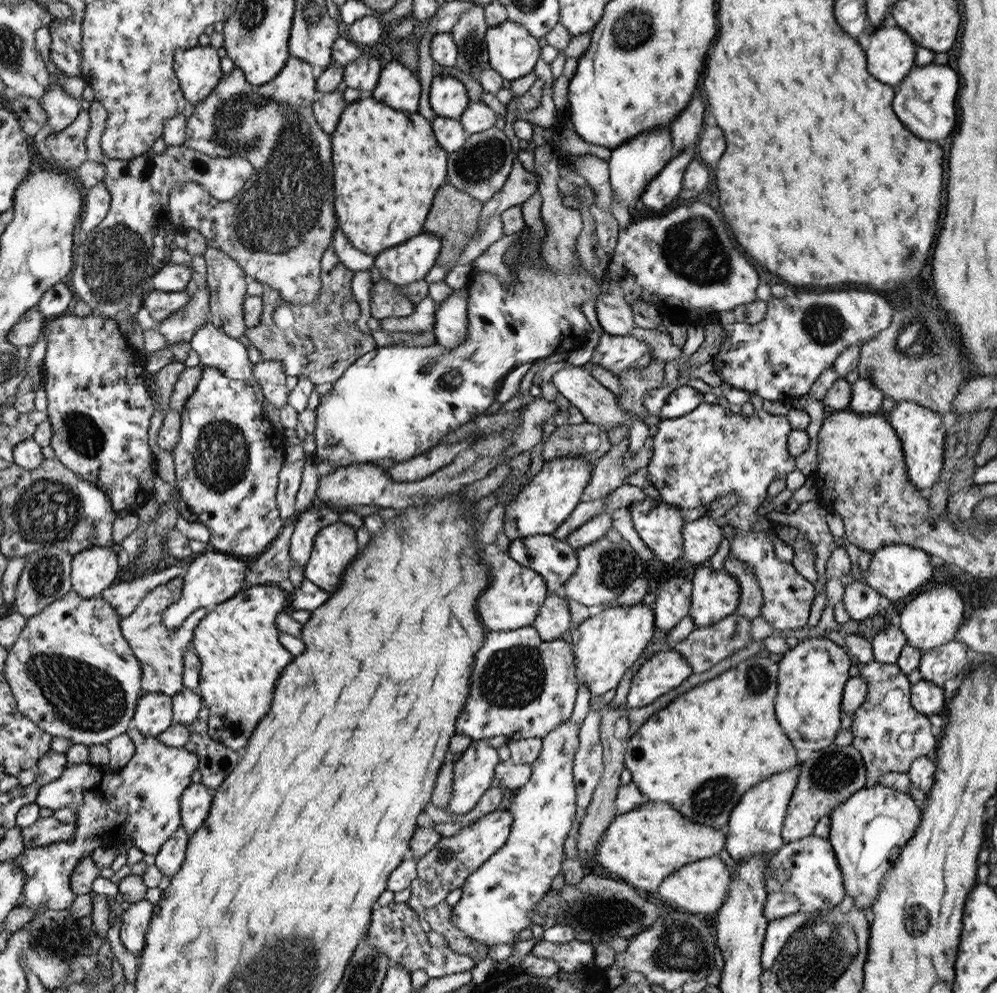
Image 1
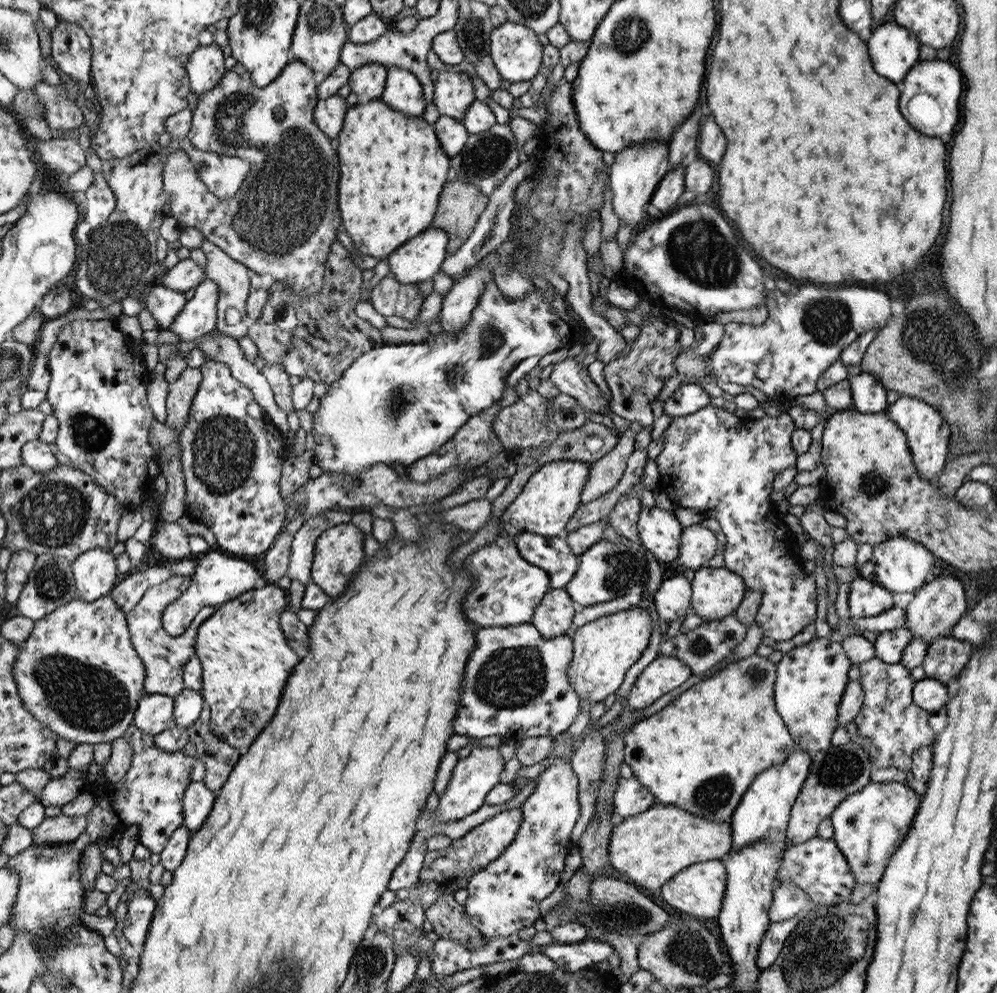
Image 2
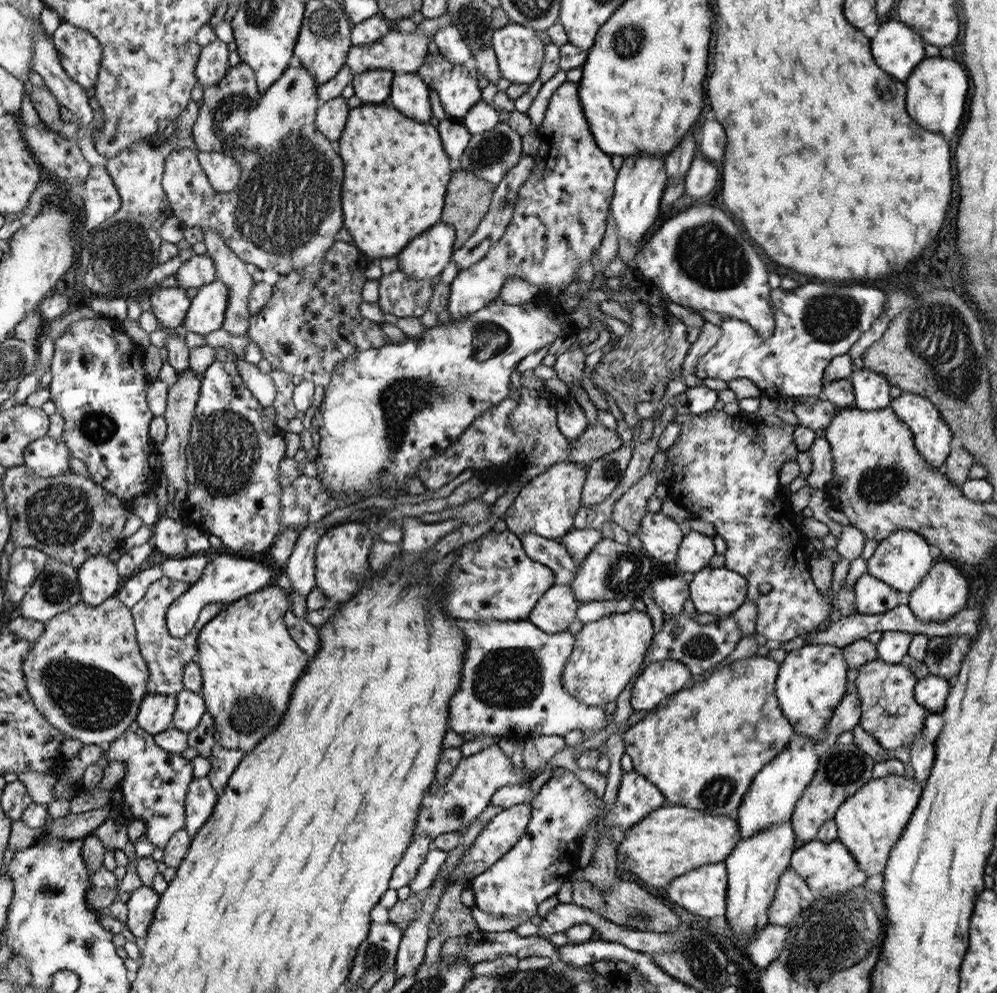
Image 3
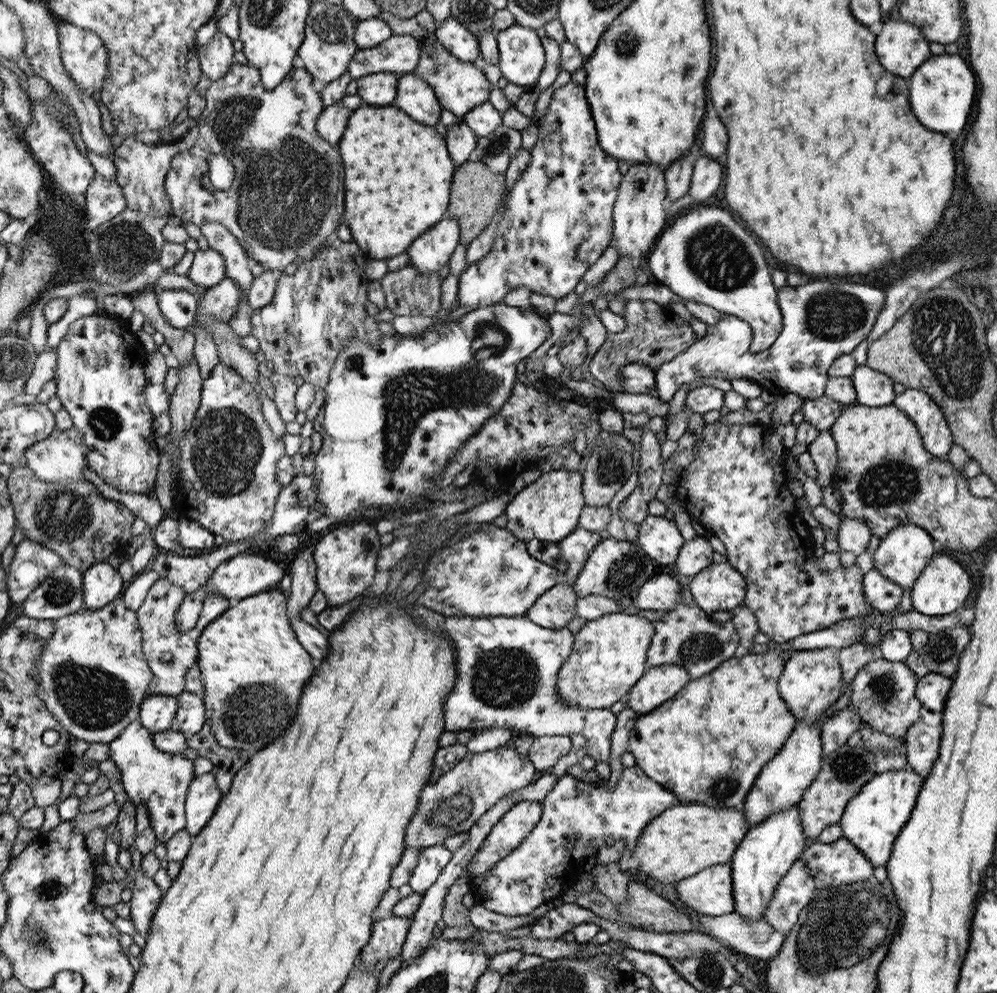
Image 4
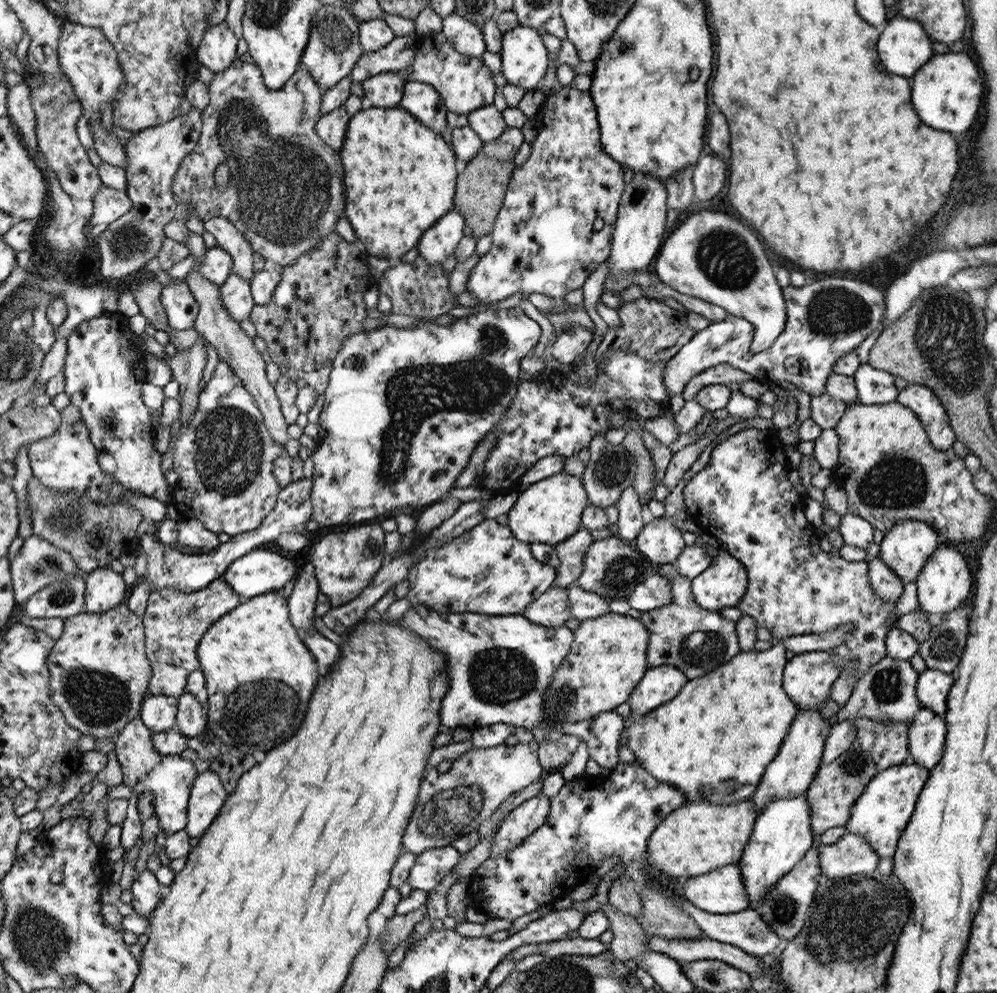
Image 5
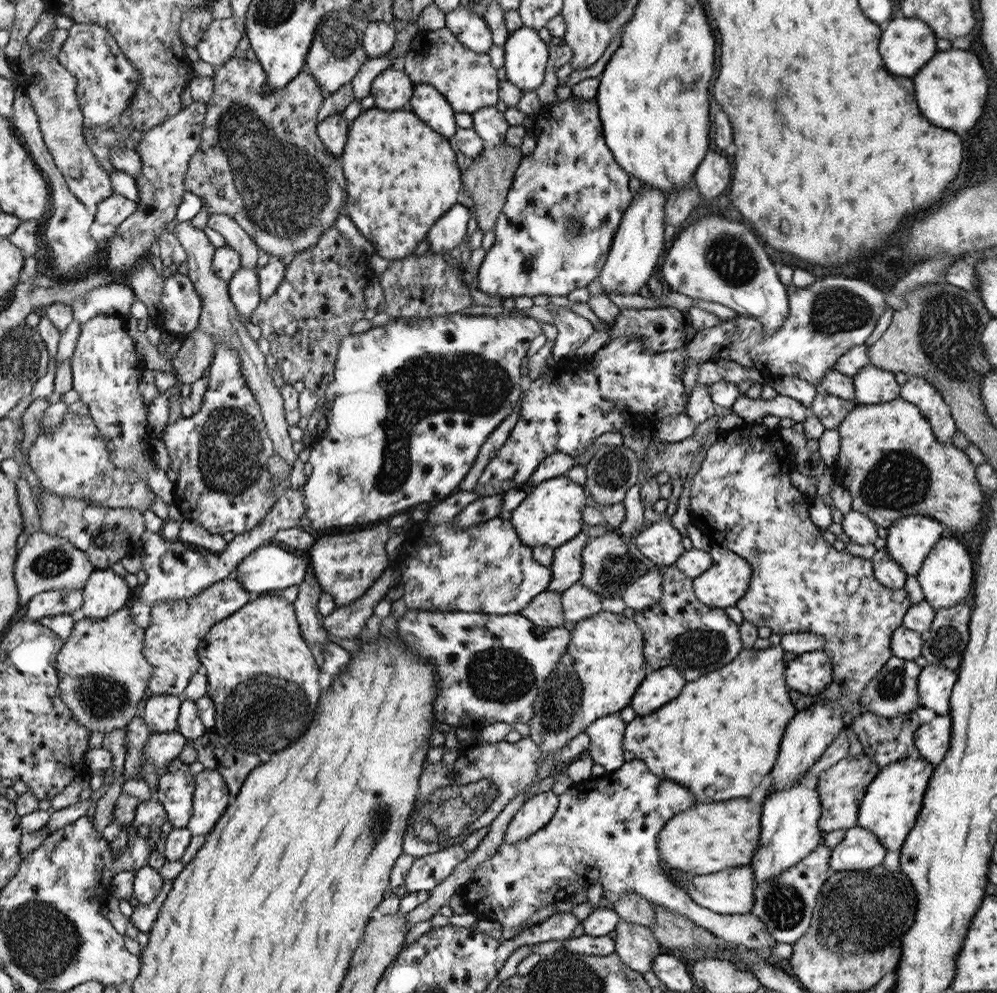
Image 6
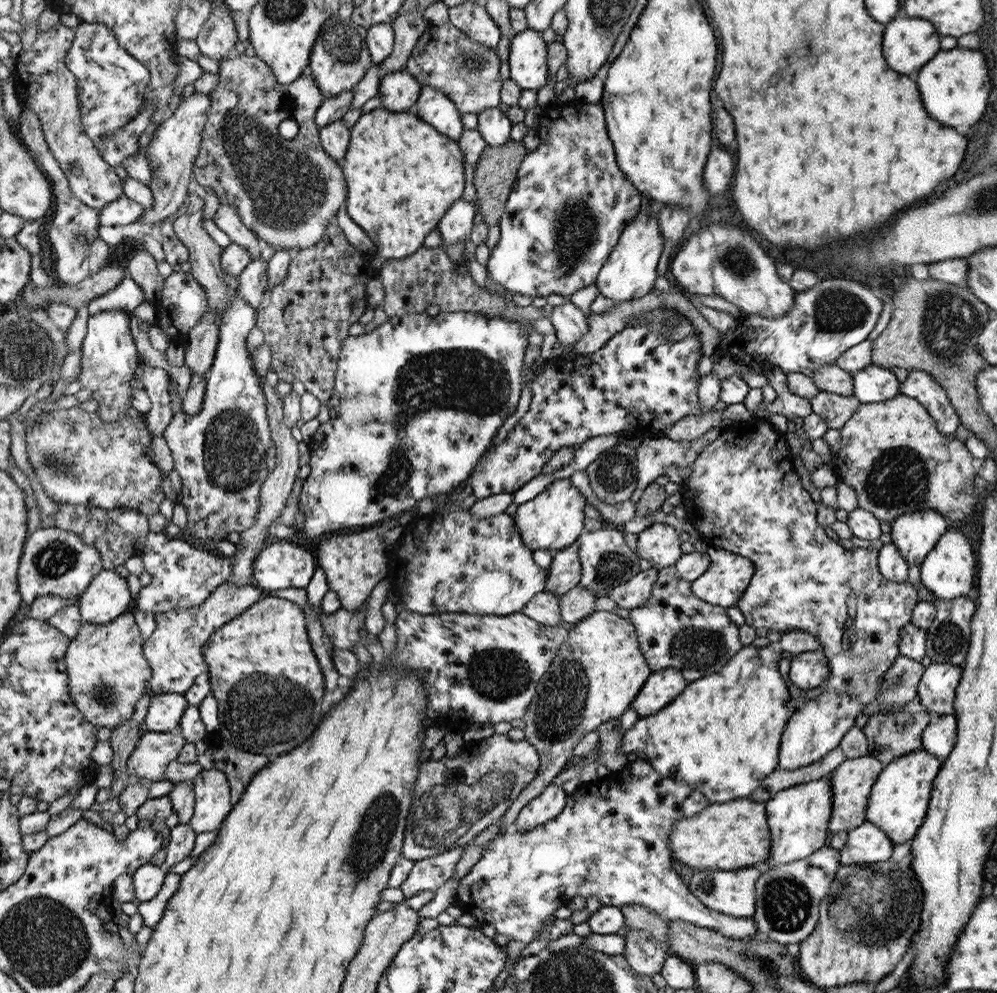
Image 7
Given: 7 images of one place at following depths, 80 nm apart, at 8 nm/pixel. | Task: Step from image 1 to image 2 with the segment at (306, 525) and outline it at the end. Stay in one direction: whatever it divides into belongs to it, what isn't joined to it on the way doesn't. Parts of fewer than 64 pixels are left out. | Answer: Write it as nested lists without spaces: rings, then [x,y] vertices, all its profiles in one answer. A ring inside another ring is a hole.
[[[326,511],[306,519],[291,542],[291,553],[286,576],[292,581],[299,580],[304,586],[311,582],[312,561],[317,538],[333,526],[348,523],[349,513]]]

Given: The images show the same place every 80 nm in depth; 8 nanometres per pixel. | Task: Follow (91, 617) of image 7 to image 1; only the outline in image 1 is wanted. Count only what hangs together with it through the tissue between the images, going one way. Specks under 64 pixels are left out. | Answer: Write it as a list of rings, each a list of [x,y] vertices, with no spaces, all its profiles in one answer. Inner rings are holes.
[[[111,546],[90,547],[75,554],[71,563],[71,585],[82,598],[100,596],[118,576],[118,557]]]

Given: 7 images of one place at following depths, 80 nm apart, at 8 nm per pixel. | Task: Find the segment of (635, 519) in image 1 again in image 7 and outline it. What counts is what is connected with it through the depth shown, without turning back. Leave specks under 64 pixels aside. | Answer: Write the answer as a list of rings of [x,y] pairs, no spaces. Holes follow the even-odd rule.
[[[654,523],[639,533],[637,550],[658,570],[675,566],[682,557],[678,532],[665,523]]]

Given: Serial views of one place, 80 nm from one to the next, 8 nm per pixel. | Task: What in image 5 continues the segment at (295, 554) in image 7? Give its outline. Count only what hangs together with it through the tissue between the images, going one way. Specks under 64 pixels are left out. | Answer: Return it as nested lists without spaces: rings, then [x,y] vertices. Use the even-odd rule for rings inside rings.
[[[256,549],[234,560],[233,566],[222,573],[229,587],[239,596],[239,602],[282,588],[288,580],[298,577],[298,564],[268,549]]]

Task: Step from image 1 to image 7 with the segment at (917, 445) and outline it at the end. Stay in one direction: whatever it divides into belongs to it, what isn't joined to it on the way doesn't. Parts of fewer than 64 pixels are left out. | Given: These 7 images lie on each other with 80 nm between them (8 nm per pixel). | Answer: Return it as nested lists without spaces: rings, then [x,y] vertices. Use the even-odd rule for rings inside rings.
[[[910,371],[899,392],[915,398],[936,421],[936,427],[942,435],[954,436],[960,426],[960,416],[954,410],[946,391],[932,376],[924,371]]]

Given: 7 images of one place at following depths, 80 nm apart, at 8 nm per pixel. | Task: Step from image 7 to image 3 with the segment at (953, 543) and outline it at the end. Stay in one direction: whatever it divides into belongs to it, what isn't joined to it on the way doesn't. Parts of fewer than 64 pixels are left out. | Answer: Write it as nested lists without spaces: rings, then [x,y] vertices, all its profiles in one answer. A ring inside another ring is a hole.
[[[947,560],[933,563],[930,573],[912,591],[908,602],[910,610],[924,622],[944,622],[966,609],[970,592],[968,582],[962,574],[961,566]]]

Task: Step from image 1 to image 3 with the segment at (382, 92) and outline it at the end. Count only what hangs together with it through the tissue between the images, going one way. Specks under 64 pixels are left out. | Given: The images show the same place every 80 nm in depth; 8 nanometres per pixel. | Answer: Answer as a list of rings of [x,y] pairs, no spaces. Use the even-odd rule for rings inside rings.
[[[395,72],[391,83],[388,102],[405,115],[410,114],[410,118],[418,118],[418,122],[432,120],[428,100],[430,88],[420,74]]]

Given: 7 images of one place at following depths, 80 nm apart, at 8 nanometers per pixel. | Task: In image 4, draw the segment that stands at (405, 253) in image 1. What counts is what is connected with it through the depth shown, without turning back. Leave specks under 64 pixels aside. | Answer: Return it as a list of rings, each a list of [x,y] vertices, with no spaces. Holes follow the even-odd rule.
[[[446,216],[437,222],[434,230],[428,230],[406,249],[409,264],[422,274],[438,272],[449,264],[452,253],[459,245],[459,224]]]

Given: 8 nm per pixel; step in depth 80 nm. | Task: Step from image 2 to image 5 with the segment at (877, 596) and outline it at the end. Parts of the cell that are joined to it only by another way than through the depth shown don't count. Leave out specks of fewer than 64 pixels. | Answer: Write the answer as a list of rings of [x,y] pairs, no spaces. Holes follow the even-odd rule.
[[[877,556],[870,561],[869,570],[872,586],[885,602],[895,602],[900,598],[904,583],[890,566],[886,566],[882,558]]]

